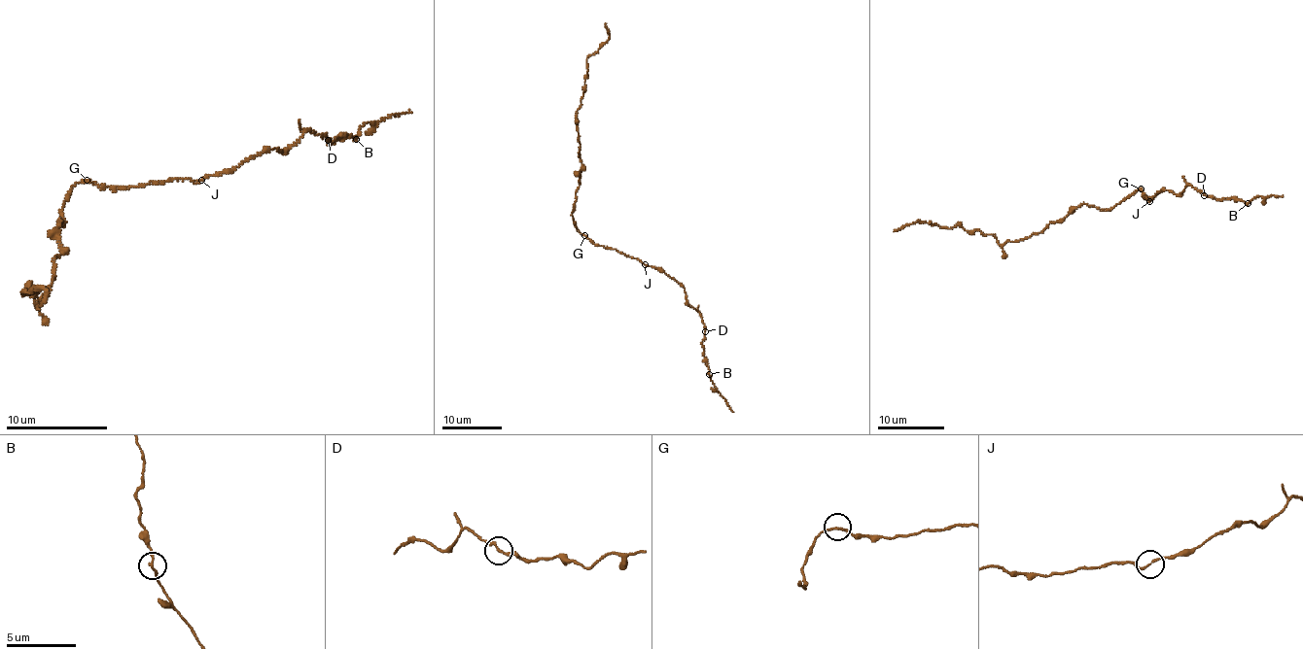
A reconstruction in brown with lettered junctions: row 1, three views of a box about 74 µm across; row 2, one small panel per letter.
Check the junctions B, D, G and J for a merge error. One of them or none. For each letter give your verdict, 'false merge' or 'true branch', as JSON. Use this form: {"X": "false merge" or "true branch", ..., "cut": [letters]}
{"B": "true branch", "D": "true branch", "G": "true branch", "J": "true branch", "cut": []}

